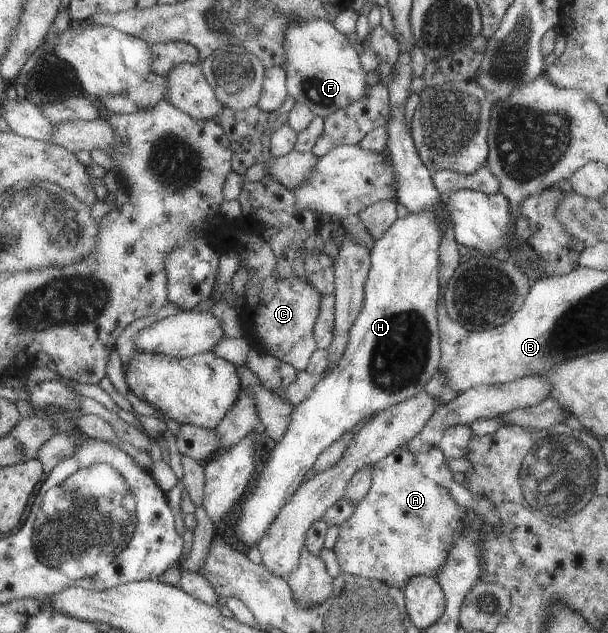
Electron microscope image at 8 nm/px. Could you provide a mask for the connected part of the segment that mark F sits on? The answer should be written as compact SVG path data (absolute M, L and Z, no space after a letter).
M321 19L299 21L289 25L283 37L287 62L282 68L285 71L287 97L306 106L313 117L324 120L367 94L367 72L360 68L355 45L344 34L337 32L331 23Z

